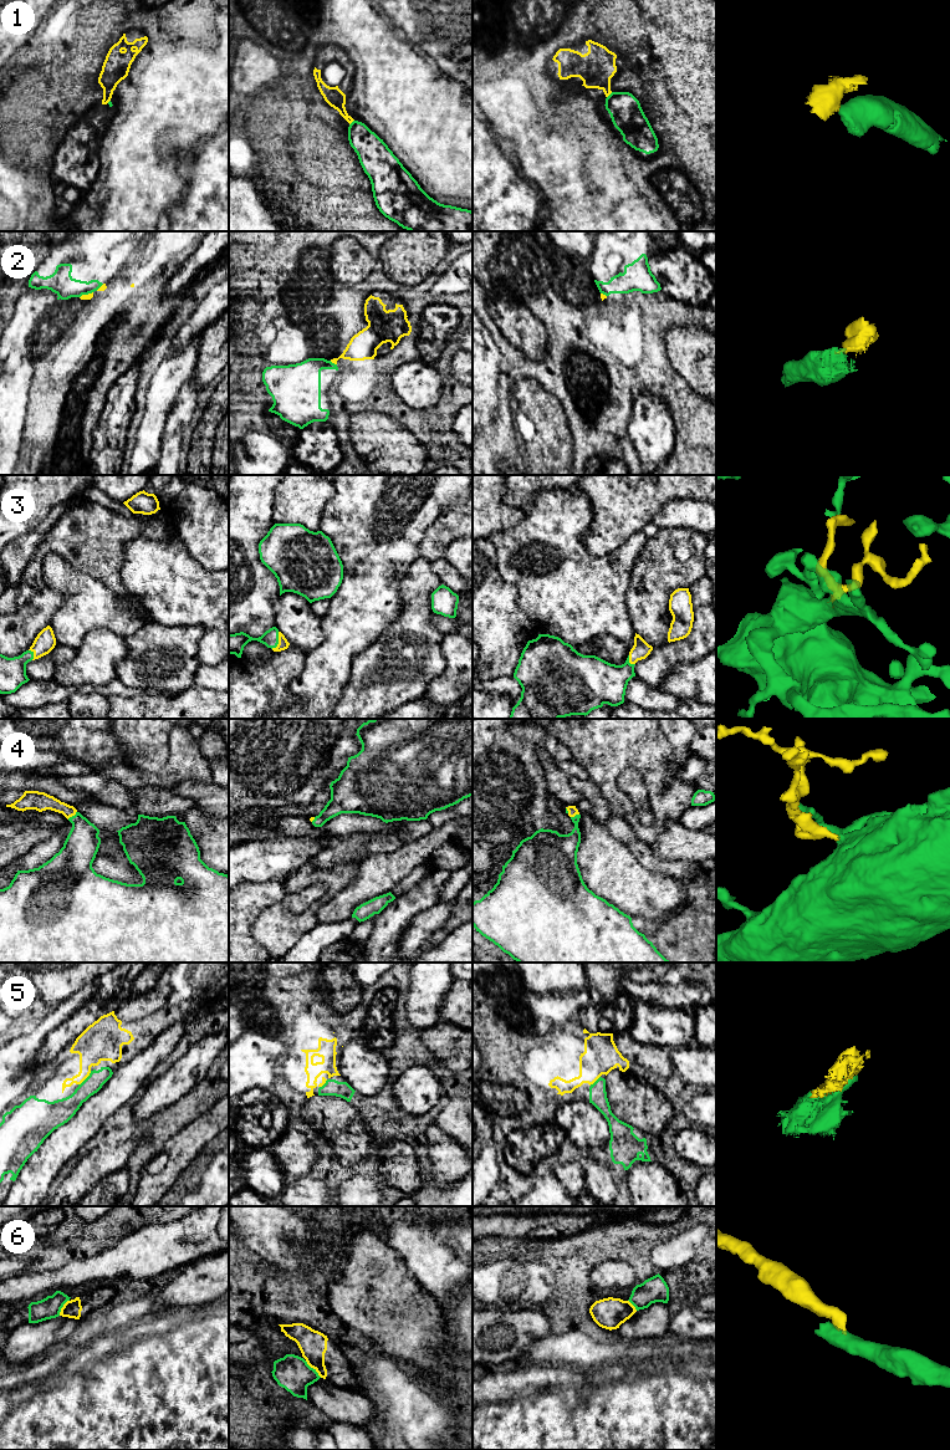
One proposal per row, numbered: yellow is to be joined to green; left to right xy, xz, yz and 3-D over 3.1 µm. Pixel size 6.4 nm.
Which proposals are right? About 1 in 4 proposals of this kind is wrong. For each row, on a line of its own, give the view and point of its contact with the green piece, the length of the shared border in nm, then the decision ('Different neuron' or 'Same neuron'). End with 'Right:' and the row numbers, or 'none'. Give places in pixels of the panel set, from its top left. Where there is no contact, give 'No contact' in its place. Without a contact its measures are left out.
1: Touches green at yz (609, 95). Shared border 50 nm. Different neuron
2: Touches green at xz (333, 363). Shared border 50 nm. Different neuron
3: Touches green at xz (277, 642). Shared border 120 nm. Same neuron
4: Touches green at xy (72, 816). Shared border 80 nm. Same neuron
5: Touches green at xy (86, 1078). Shared border 130 nm. Same neuron
6: Touches green at xz (313, 1369). Shared border 160 nm. Different neuron
Right: 3, 4, 5

